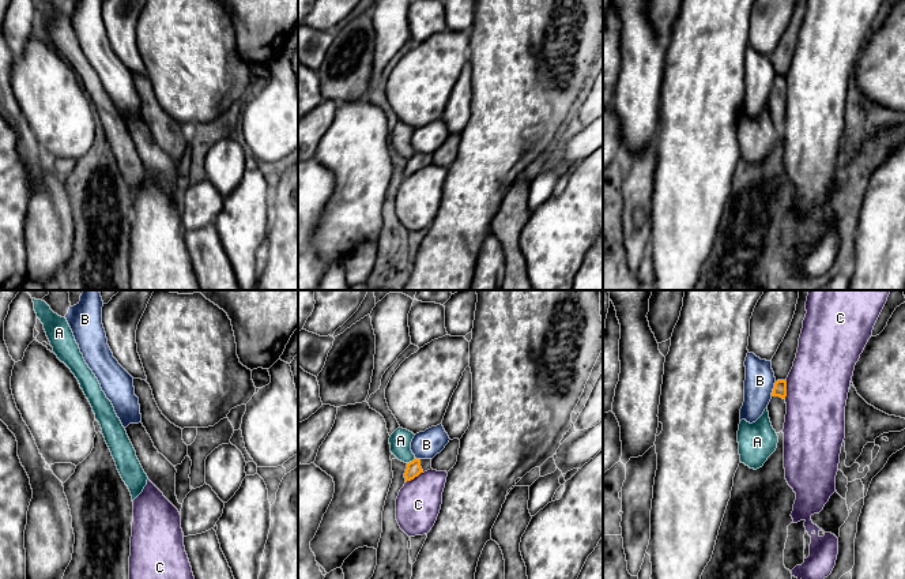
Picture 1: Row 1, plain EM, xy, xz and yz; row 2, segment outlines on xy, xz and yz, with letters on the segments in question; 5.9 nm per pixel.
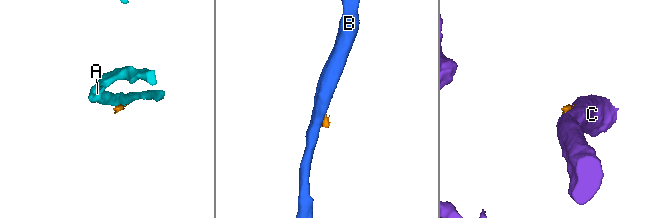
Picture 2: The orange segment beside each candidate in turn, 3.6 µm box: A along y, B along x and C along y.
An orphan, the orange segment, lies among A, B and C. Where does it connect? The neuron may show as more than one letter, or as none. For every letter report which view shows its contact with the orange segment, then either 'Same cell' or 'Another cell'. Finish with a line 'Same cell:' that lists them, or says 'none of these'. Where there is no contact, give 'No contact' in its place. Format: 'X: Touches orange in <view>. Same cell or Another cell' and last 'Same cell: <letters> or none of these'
A: Touches orange in xz. Another cell
B: Touches orange in yz. Another cell
C: Touches orange in yz. Another cell
Same cell: none of these

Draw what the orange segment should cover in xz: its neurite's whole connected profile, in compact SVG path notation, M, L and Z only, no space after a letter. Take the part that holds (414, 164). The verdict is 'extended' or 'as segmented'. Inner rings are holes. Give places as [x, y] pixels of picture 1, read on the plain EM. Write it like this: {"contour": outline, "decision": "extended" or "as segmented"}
{"contour": "M414 154L412 157L407 158L407 163L404 168L406 177L414 174L421 168L425 168L431 163L431 154Z", "decision": "extended"}

